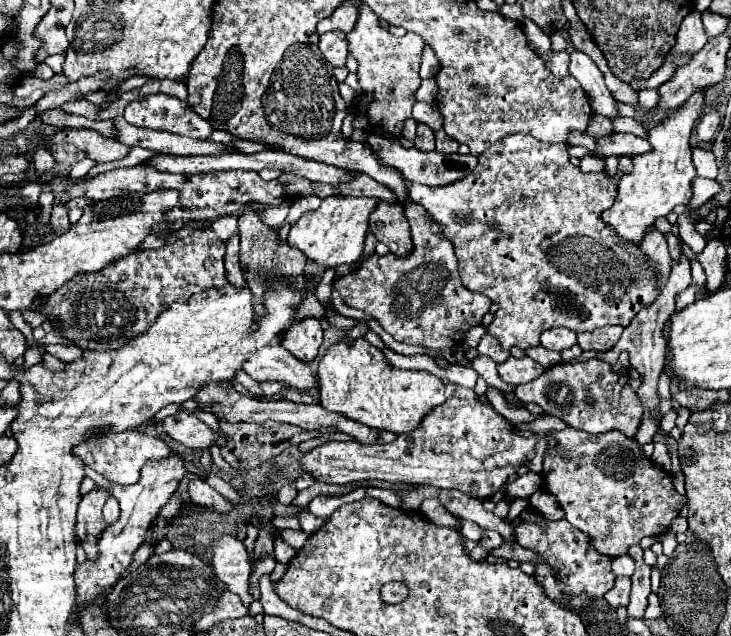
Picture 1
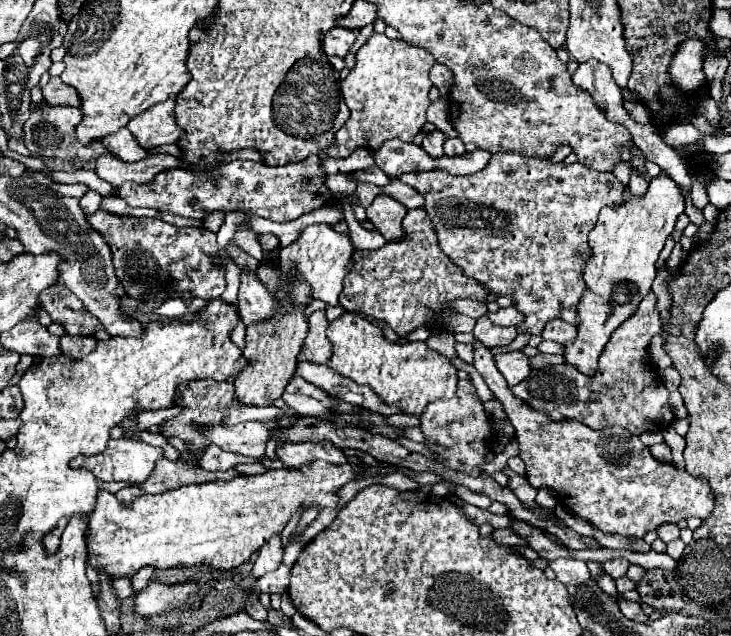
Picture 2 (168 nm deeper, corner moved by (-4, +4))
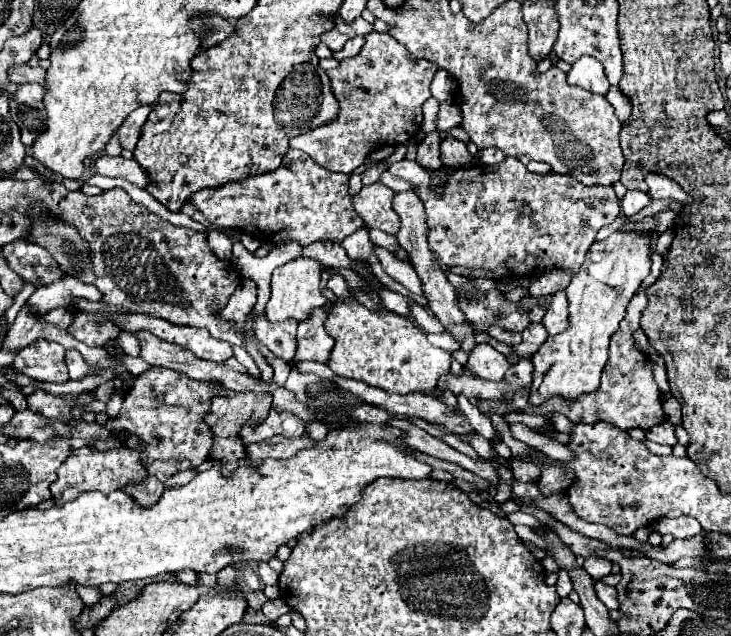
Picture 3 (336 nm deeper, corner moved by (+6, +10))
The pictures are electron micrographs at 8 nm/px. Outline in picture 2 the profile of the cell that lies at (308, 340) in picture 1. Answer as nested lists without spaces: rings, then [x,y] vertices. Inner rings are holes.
[[[317,310],[309,316],[309,334],[297,356],[301,362],[325,364],[329,360],[331,344],[327,340],[327,328],[329,328],[329,322],[325,318],[325,310]]]

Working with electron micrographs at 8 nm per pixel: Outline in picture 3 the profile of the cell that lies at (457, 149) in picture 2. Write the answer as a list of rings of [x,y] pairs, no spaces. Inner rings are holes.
[[[447,138],[441,142],[441,160],[449,168],[467,168],[473,164],[473,156],[467,146],[455,138]]]

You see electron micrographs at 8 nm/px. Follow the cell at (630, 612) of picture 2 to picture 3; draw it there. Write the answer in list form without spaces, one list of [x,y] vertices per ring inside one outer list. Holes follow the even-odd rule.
[[[595,582],[595,592],[607,604],[609,610],[615,610],[617,608],[617,590],[613,586],[607,586],[603,582]]]

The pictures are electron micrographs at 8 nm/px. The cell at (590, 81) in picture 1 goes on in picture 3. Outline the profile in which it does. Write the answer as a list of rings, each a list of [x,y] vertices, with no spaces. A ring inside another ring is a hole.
[[[581,56],[573,68],[567,74],[567,82],[573,86],[579,86],[583,90],[589,90],[593,94],[607,94],[609,80],[601,68],[601,62],[591,56]]]

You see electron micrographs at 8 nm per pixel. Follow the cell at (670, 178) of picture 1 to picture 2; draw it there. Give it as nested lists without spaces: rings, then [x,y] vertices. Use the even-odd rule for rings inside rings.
[[[667,172],[651,178],[649,188],[643,196],[629,196],[629,200],[613,206],[605,206],[599,214],[595,228],[589,234],[591,258],[583,268],[583,278],[587,282],[587,290],[583,292],[577,316],[579,316],[579,334],[575,342],[565,344],[565,362],[575,364],[581,372],[593,374],[597,366],[597,358],[603,352],[613,330],[627,320],[637,310],[637,302],[645,298],[651,290],[655,278],[655,262],[665,246],[667,236],[673,232],[679,214],[685,212],[685,196],[679,186],[667,178]],[[631,282],[637,288],[635,298],[627,306],[611,306],[609,296],[613,284]]]

